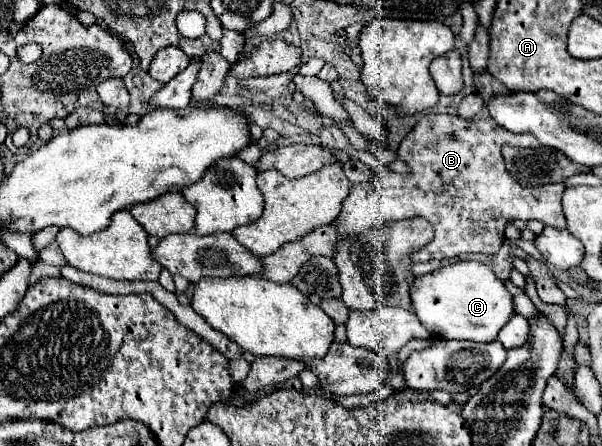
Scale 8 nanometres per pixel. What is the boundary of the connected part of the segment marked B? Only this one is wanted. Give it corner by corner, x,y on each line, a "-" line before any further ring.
435,113
421,117
419,123
413,127
413,131
401,141
401,159
409,165
409,171
399,175
393,173
391,169
377,169
377,171
373,169
375,179
351,187
349,199
343,201
343,209
333,223
315,227
315,231
311,231
303,239
291,241
283,245
277,253
263,257
265,263
263,277
277,283
289,283
297,275
301,265
307,263
307,259
315,255
333,257
333,251
337,251
337,245
345,237
359,237
381,223
395,223
413,217
427,219
435,229
435,237
431,239
431,243
425,245
425,249
411,253
411,261
415,263
443,261
451,257
461,257
463,253
497,253
503,244
503,231
509,219
521,219
521,221
535,219
541,221
543,225
565,229
567,223
563,219
563,207
561,207
561,195
565,191
563,183
545,185
545,187
521,187
505,169
505,159
501,153
503,145
523,147
525,145
523,139
535,139
535,137
529,133
515,135
505,127
497,127
493,119
461,119
455,115
435,115

